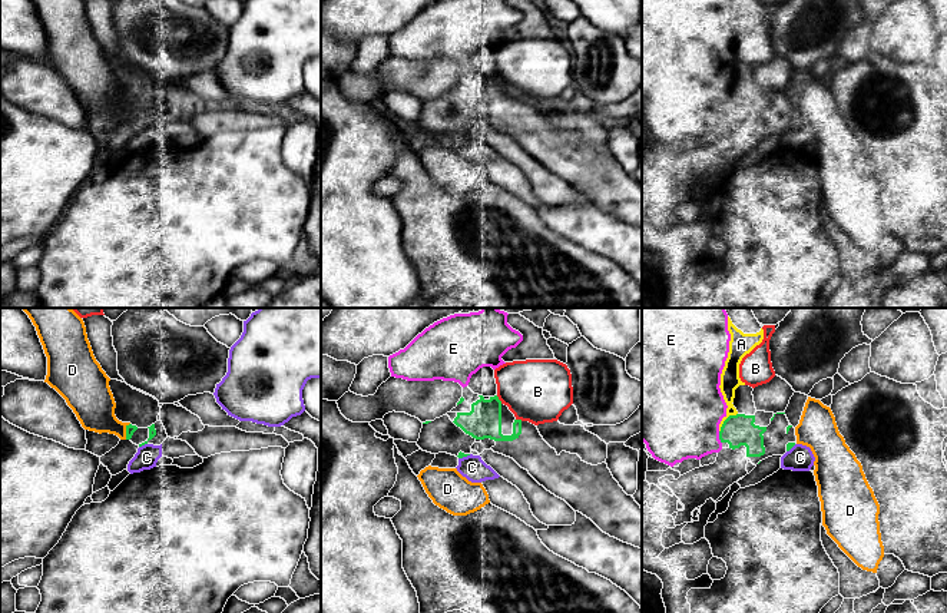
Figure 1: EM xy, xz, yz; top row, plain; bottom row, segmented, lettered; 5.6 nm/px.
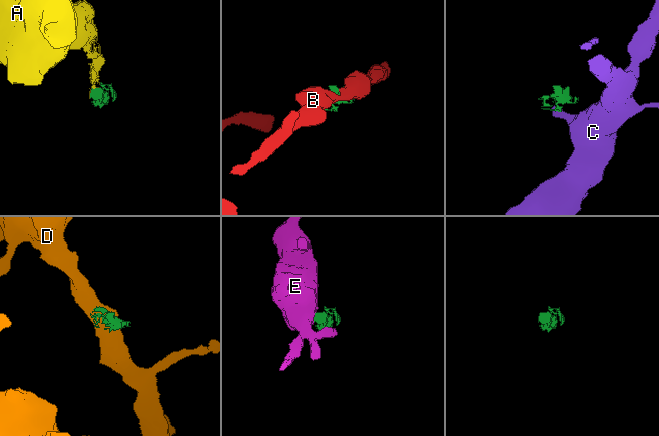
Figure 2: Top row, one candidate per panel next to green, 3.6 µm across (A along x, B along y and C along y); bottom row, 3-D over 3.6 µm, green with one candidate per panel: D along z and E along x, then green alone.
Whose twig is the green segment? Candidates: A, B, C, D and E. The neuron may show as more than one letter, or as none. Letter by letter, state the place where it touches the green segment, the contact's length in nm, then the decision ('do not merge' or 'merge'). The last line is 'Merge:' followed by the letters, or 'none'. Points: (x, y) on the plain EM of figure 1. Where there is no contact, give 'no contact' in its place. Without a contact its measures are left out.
A: contact yz (725, 99); length 150 nm; do not merge
B: contact xz (499, 79); length 60 nm; do not merge
C: contact xz (464, 135); length 80 nm; do not merge
D: contact xy (126, 110); length 100 nm; do not merge
E: contact yz (719, 116); length 70 nm; do not merge
Merge: none

